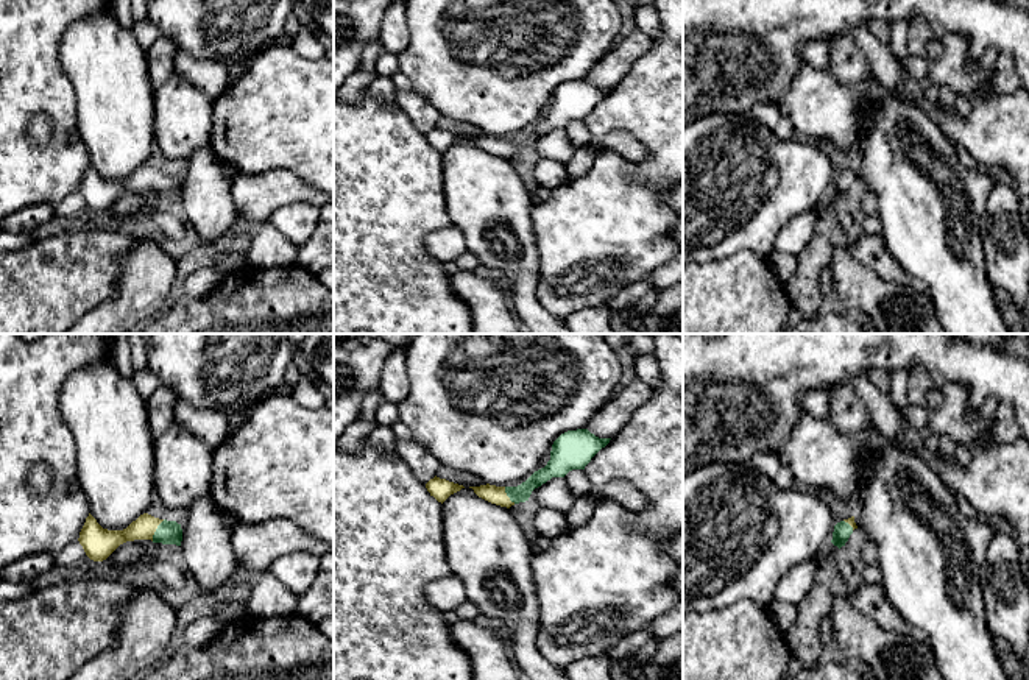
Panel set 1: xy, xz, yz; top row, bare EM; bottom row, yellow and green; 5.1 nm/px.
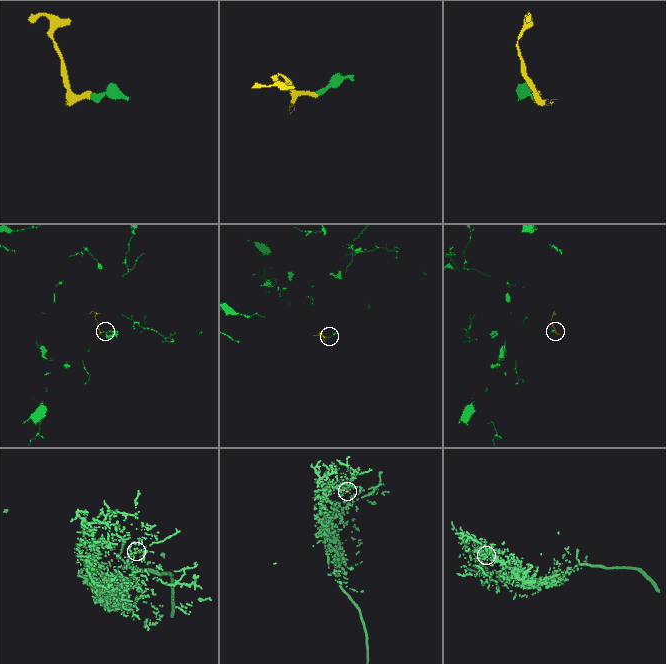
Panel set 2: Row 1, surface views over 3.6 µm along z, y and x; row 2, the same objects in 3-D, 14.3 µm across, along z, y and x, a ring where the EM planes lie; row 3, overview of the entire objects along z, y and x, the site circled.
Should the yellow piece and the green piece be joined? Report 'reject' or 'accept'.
accept

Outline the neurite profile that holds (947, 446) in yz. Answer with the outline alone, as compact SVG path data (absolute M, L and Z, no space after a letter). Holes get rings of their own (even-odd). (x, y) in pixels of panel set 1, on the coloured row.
M935 438L934 446L945 455L953 455L962 466L968 465L973 455L973 451L970 451L964 444L957 444L951 438Z

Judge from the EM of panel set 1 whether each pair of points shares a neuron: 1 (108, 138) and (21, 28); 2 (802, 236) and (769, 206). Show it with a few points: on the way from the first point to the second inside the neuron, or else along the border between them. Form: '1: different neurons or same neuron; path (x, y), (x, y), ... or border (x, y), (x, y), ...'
1: different neurons; border (61, 66), (77, 102), (77, 128)
2: different neurons; border (817, 206), (795, 216), (781, 230), (772, 250)

